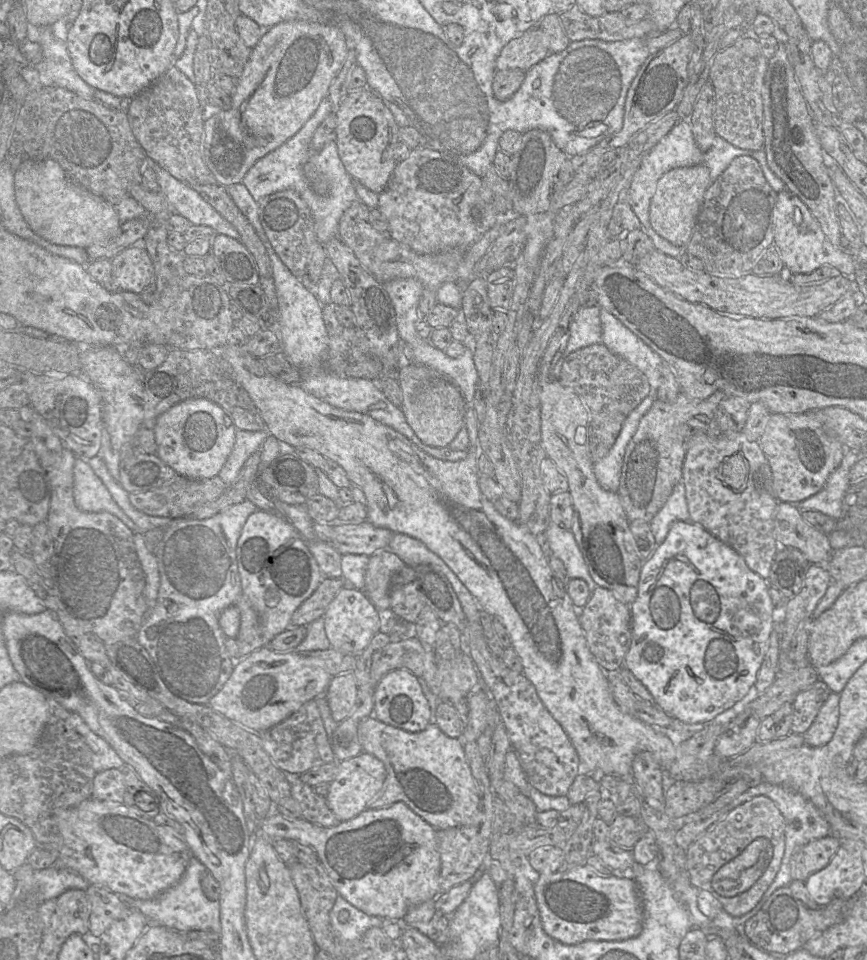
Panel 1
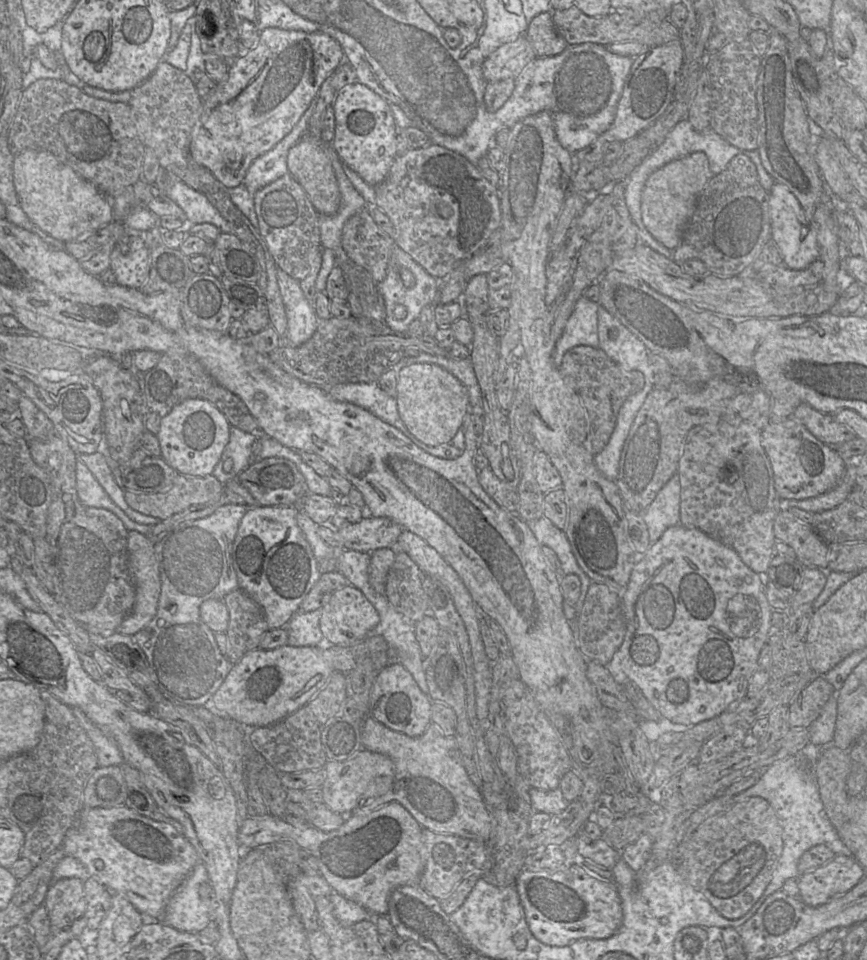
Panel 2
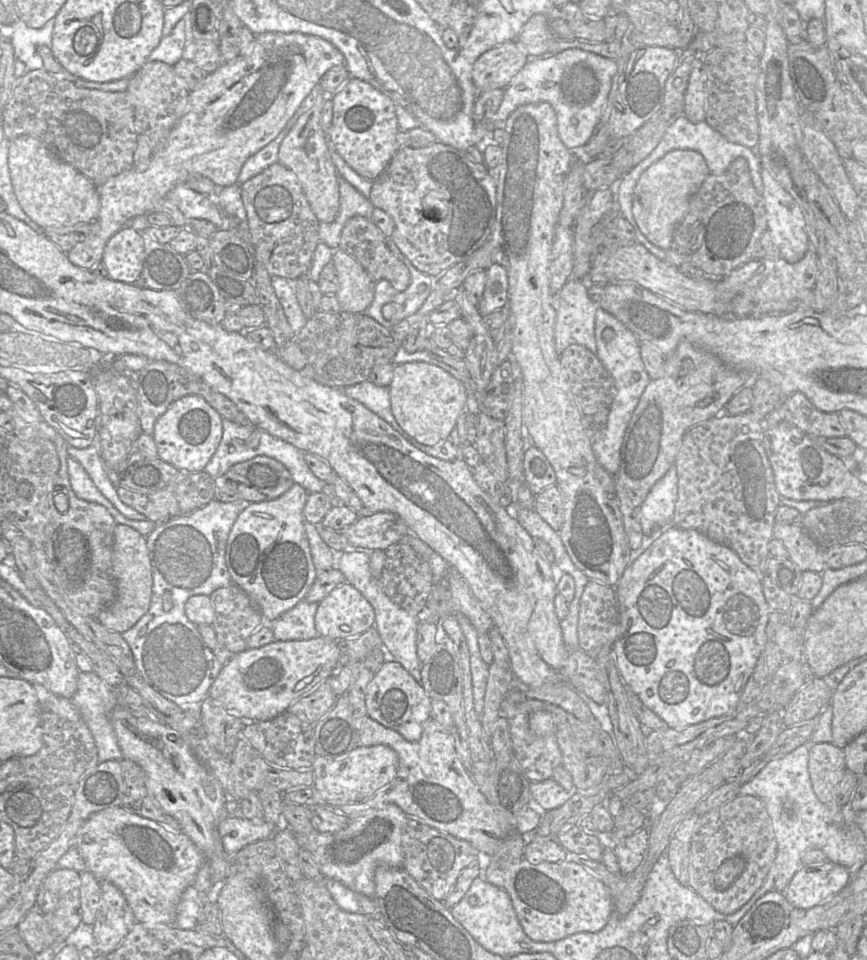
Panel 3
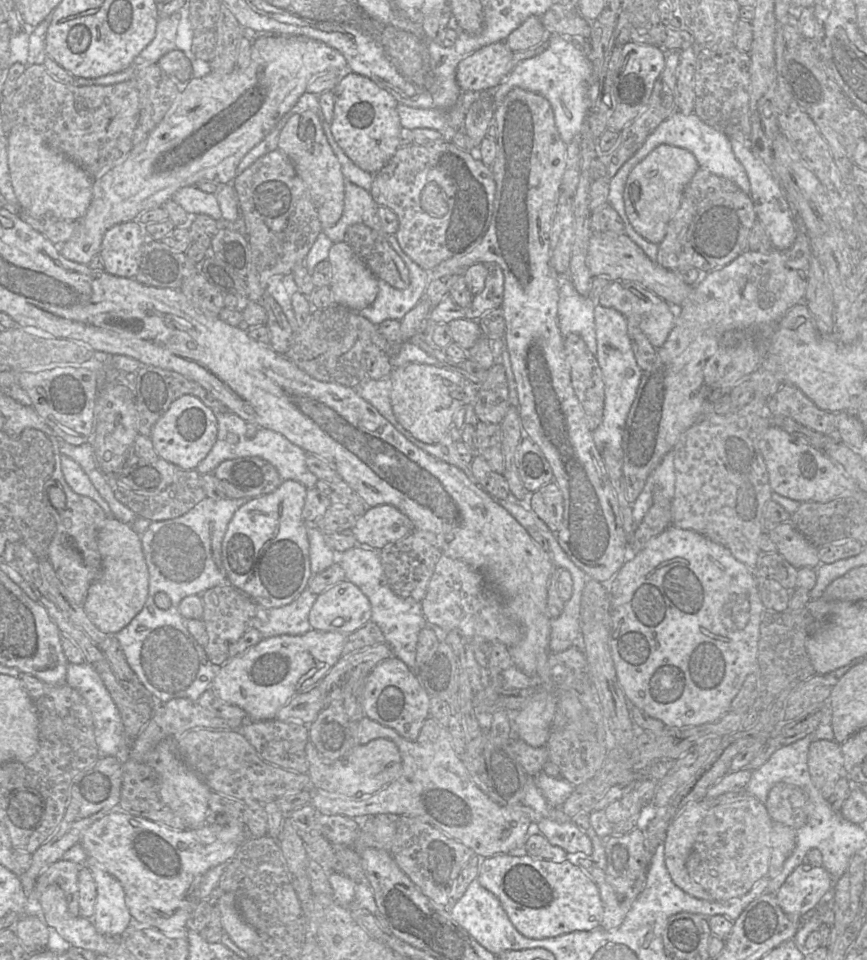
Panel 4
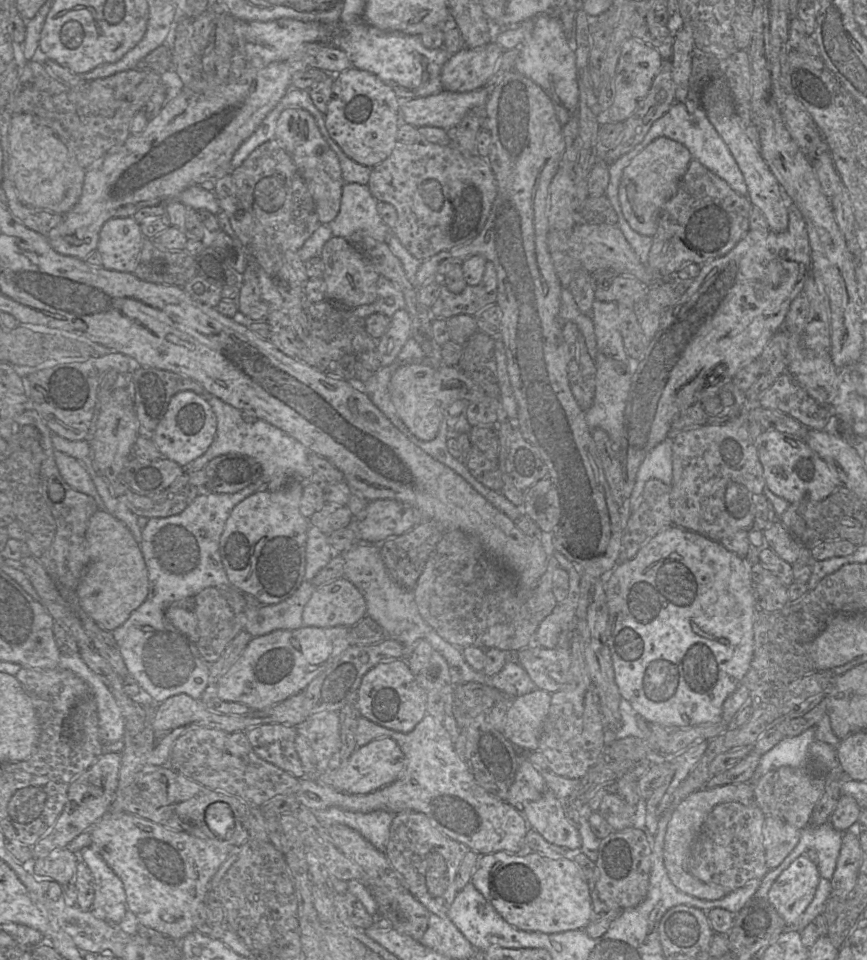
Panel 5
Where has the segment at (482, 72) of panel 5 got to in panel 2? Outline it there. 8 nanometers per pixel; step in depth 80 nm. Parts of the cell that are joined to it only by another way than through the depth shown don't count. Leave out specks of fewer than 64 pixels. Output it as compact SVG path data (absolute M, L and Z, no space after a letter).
M522 35L503 44L486 58L482 65L483 77L487 83L515 79L535 58L531 43Z

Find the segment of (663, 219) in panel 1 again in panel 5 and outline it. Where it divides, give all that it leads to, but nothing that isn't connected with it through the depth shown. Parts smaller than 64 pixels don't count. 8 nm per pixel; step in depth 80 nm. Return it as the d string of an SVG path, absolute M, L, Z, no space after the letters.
M666 137L655 139L631 160L622 173L618 195L623 215L634 231L649 237L655 235L660 212L666 202L676 194L679 181L692 160L691 153L683 144Z

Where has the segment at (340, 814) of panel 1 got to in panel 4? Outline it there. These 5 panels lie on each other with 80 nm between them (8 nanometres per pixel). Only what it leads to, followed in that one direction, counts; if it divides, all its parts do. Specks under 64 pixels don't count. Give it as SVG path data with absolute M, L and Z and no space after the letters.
M375 739L365 745L355 745L344 757L336 761L323 759L309 741L305 748L307 774L311 787L346 797L367 797L395 781L401 774L402 758L396 744L388 739Z

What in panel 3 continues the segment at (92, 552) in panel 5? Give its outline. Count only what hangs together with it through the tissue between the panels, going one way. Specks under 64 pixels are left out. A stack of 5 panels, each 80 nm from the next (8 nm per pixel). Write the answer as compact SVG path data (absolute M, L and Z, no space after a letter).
M116 524L114 528L112 572L117 587L116 599L96 619L108 630L121 634L134 626L147 612L152 595L152 569L146 539L129 526Z

